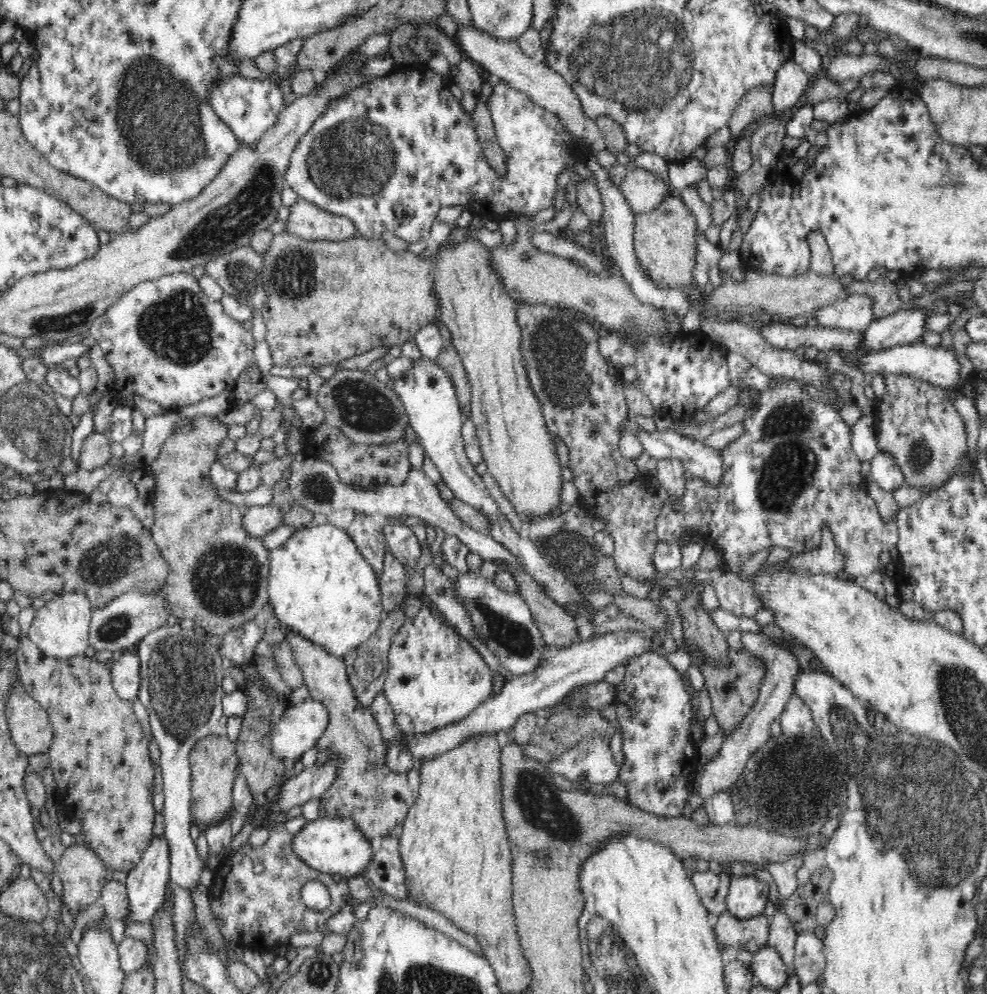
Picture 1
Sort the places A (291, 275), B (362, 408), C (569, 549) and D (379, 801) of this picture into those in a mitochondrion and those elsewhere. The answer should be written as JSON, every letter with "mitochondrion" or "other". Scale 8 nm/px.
{"A":"mitochondrion","B":"mitochondrion","C":"mitochondrion","D":"mitochondrion"}

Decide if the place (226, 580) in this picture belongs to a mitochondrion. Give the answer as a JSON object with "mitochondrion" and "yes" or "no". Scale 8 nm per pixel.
{"mitochondrion":"yes"}

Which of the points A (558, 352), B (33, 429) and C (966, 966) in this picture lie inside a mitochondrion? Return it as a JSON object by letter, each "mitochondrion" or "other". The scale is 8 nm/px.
{"A":"mitochondrion","B":"mitochondrion","C":"other"}

